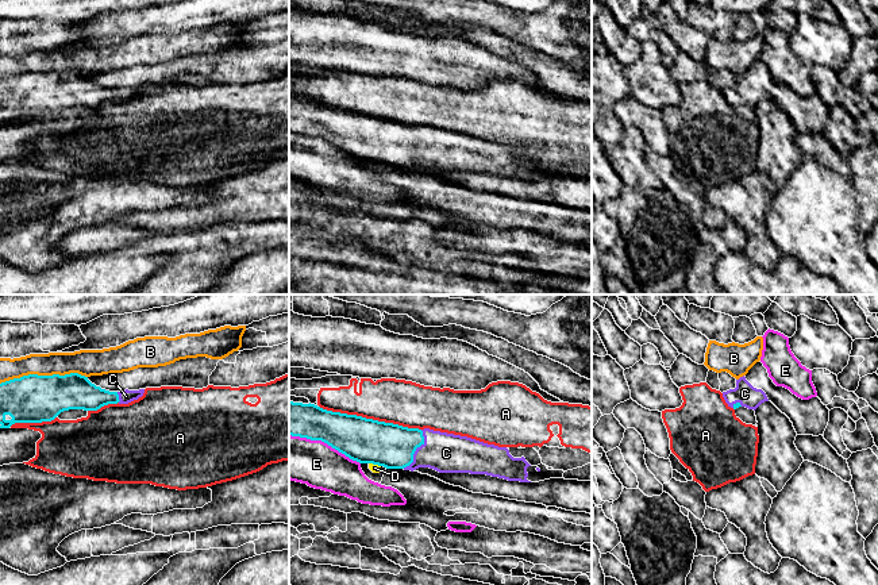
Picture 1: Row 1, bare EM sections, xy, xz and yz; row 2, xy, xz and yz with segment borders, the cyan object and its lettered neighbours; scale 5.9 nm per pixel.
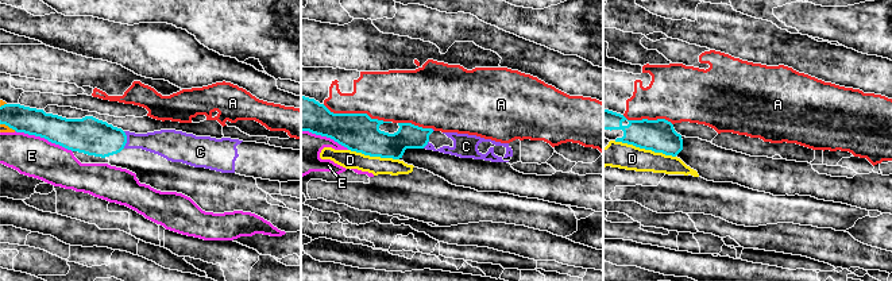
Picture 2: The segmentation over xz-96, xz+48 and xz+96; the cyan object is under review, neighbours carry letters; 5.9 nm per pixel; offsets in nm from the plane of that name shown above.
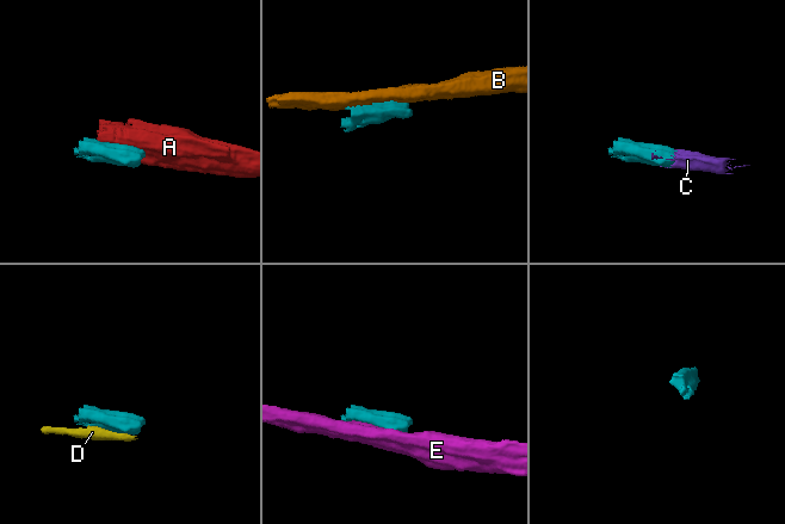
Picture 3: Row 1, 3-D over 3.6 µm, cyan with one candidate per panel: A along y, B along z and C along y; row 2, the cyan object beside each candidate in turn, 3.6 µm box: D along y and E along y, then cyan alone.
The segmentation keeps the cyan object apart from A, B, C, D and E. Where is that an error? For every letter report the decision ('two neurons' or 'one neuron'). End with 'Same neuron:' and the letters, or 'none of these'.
A: two neurons
B: two neurons
C: one neuron
D: two neurons
E: two neurons
Same neuron: C

